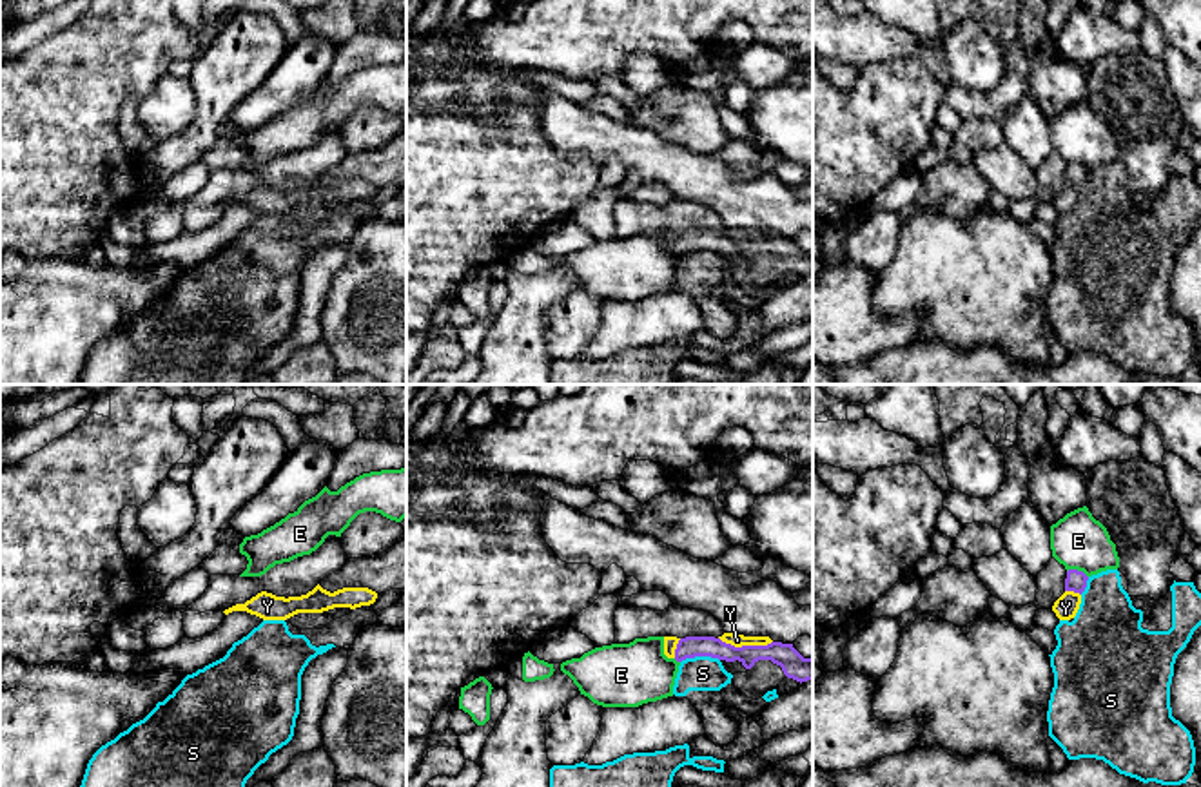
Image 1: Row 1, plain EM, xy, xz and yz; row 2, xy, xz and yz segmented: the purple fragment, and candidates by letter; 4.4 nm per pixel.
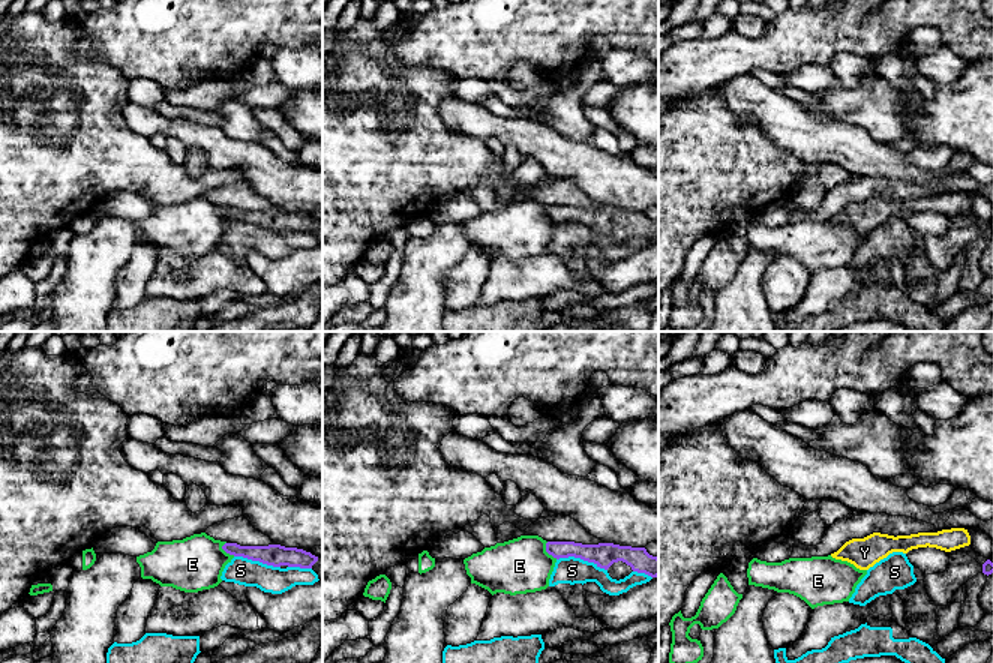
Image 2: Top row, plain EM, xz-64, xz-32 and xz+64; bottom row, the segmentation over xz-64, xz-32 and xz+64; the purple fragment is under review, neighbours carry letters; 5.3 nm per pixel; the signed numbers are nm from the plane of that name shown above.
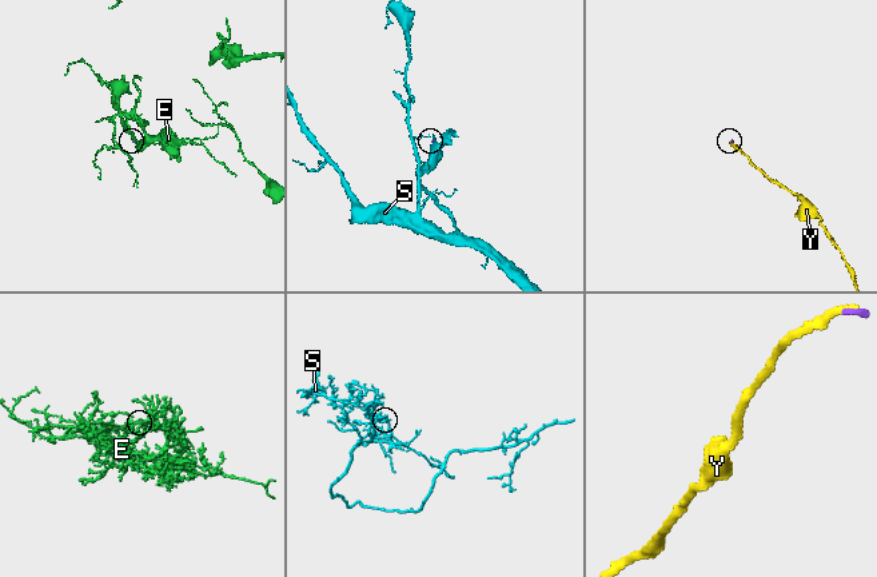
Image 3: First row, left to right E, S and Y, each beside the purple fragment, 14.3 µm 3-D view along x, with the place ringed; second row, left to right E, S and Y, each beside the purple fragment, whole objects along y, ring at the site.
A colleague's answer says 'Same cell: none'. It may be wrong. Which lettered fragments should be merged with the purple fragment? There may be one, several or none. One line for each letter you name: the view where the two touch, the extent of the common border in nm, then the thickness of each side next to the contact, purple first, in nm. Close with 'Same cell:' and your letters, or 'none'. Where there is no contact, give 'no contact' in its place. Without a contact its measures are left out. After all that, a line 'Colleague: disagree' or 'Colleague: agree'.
Y: meets purple in xz; contact 240 nm long; 110 nm thick on the purple side, 60 nm on the other
Same cell: Y
Colleague: disagree

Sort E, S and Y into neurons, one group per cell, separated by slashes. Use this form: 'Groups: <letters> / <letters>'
Groups: E / S / Y

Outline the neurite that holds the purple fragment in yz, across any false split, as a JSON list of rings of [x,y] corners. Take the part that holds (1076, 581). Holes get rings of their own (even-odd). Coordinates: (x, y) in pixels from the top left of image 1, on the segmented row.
[[[1067,571],[1065,593],[1052,606],[1052,611],[1059,620],[1070,620],[1076,617],[1081,604],[1081,593],[1087,588],[1087,580],[1089,577],[1083,571]]]

